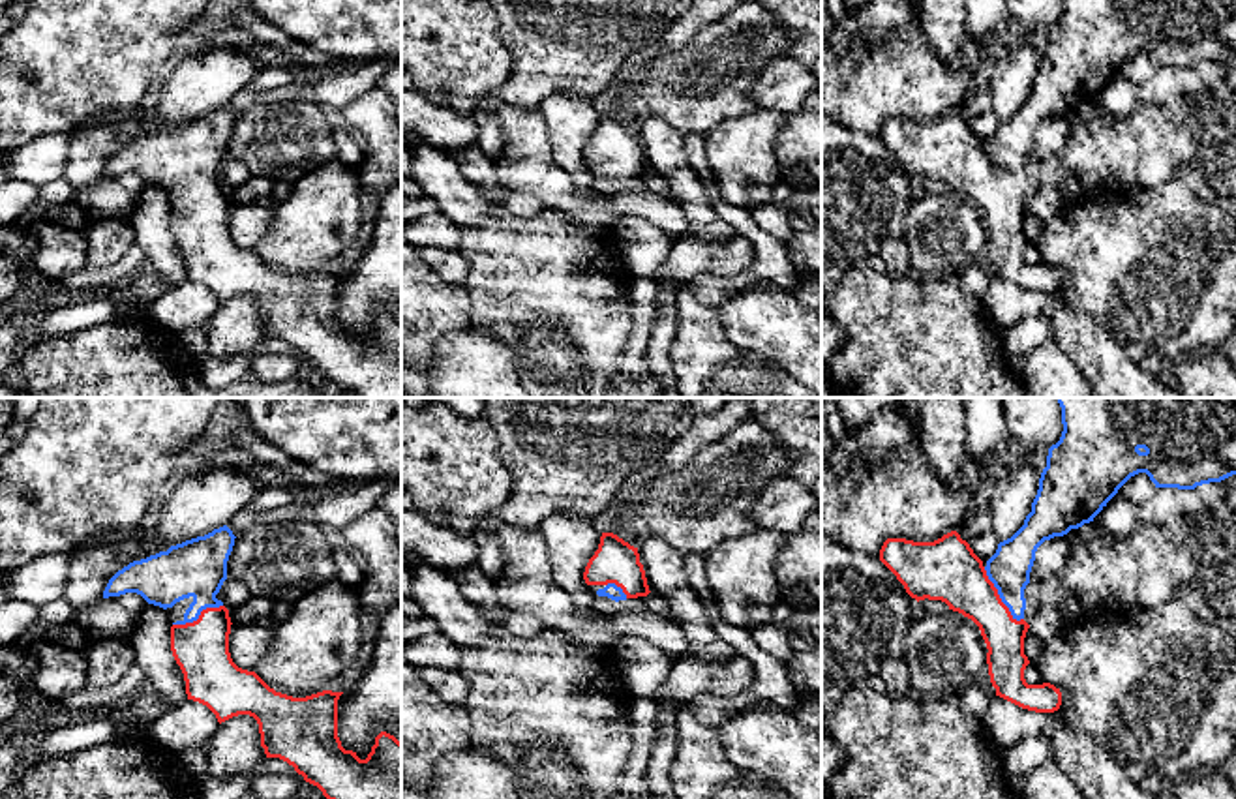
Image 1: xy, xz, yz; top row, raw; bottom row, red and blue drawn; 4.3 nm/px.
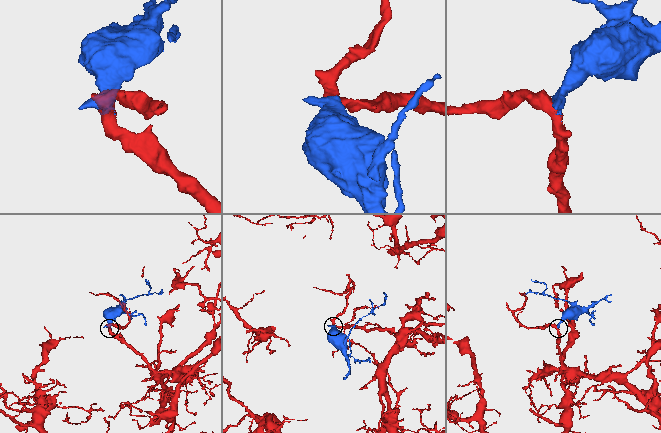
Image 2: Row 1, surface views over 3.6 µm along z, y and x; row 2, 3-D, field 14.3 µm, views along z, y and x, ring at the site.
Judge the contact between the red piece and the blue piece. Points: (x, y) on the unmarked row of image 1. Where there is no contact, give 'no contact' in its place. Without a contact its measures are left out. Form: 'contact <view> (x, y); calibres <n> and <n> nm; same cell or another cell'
contact yz (998, 177); calibres 260 and 180 nm; same cell

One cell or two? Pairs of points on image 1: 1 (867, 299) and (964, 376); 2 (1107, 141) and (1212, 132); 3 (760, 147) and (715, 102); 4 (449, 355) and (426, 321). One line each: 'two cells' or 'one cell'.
1: one cell
2: one cell
3: two cells
4: two cells

